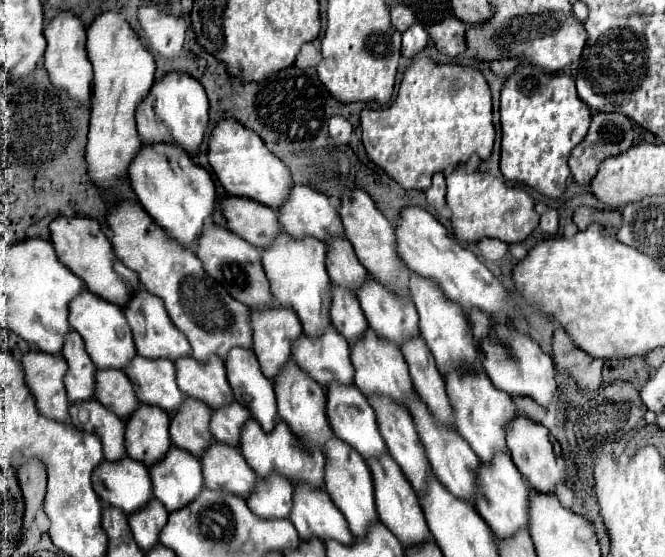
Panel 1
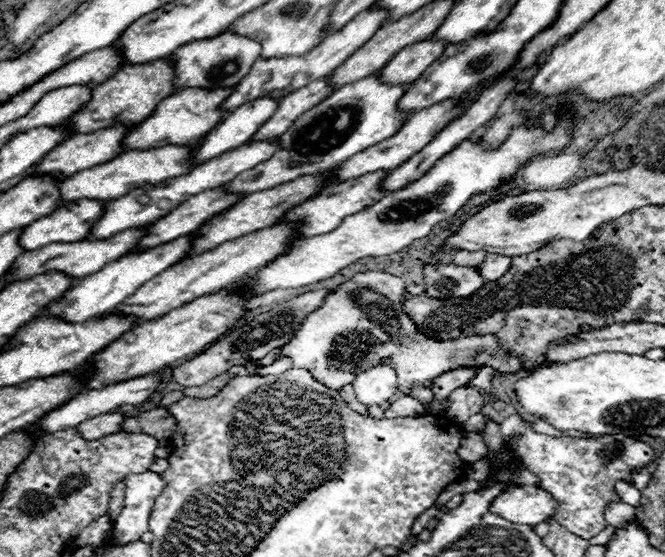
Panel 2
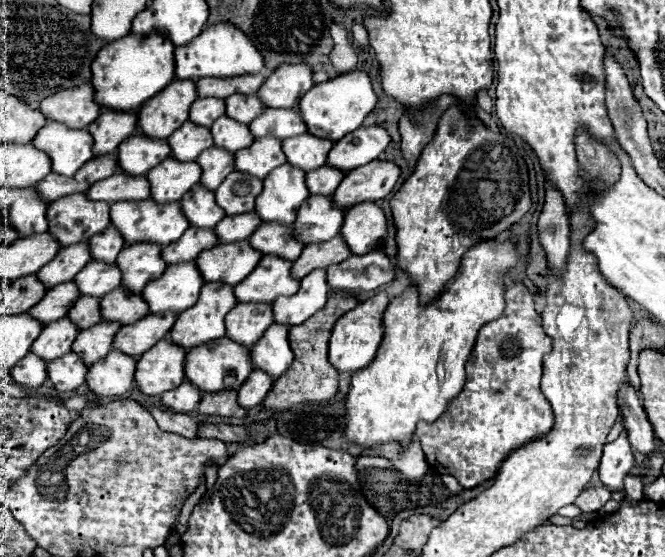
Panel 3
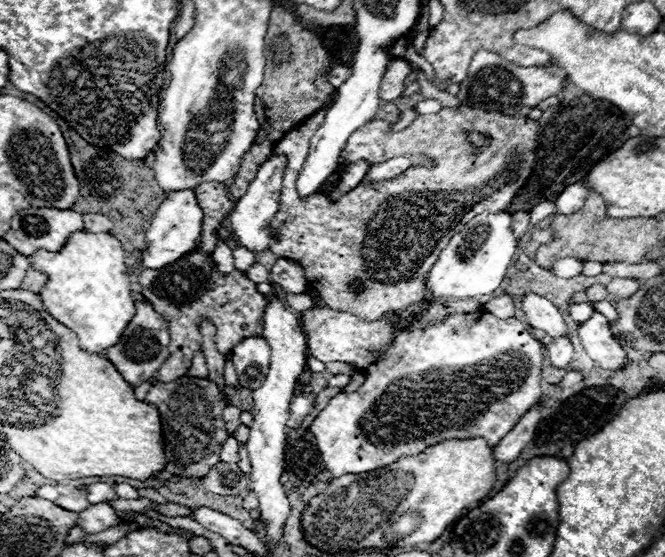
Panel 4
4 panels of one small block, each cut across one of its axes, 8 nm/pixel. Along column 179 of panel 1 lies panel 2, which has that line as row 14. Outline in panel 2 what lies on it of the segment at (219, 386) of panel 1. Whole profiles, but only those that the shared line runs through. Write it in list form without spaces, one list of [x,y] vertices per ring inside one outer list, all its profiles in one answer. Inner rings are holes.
[[[366,10],[366,14],[358,14],[358,18],[354,18],[354,22],[350,22],[350,26],[344,26],[338,34],[330,34],[326,36],[314,50],[306,52],[304,56],[298,58],[278,58],[278,60],[258,60],[254,62],[254,66],[250,68],[250,74],[246,74],[246,78],[242,78],[242,82],[236,86],[236,90],[226,98],[226,102],[222,102],[222,110],[232,112],[242,104],[248,104],[250,100],[258,100],[264,96],[270,96],[272,100],[280,100],[288,94],[292,94],[294,90],[308,86],[310,82],[328,76],[334,68],[338,68],[350,54],[354,54],[354,50],[358,50],[364,42],[368,42],[368,38],[374,36],[374,32],[382,26],[382,20],[386,18],[386,10]]]

